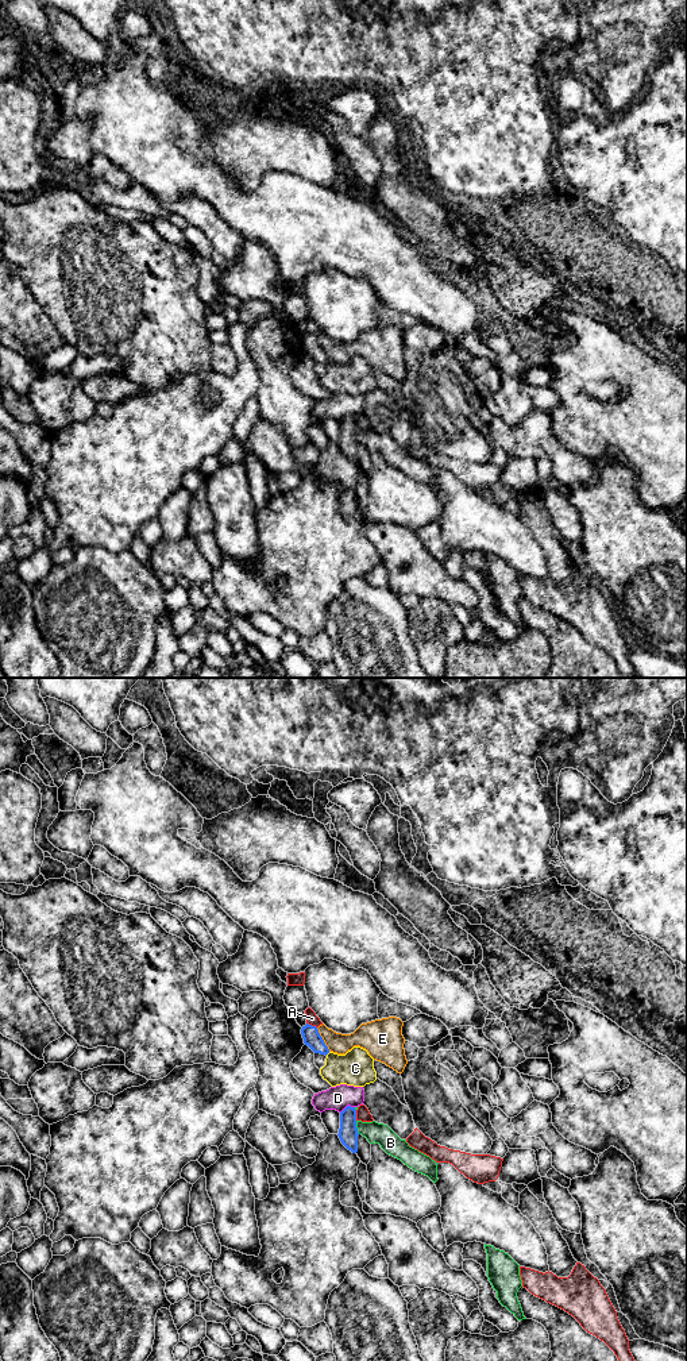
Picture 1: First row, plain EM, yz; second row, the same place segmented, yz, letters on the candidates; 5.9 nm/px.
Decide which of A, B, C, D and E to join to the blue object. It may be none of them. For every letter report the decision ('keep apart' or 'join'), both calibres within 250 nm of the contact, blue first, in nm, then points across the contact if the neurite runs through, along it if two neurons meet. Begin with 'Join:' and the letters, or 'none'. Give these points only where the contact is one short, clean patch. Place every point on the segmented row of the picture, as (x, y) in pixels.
Join: none
A: keep apart; 100 nm thick on the blue side, 70 nm on the other
B: keep apart; 110 nm thick on the blue side, 120 nm on the other
C: keep apart; 100 nm thick on the blue side, 220 nm on the other
D: keep apart; 110 nm thick on the blue side, 150 nm on the other; border along yz (354, 1106), (347, 1106), (340, 1113)
E: keep apart; 100 nm thick on the blue side, 140 nm on the other; border along yz (316, 1028), (330, 1051)

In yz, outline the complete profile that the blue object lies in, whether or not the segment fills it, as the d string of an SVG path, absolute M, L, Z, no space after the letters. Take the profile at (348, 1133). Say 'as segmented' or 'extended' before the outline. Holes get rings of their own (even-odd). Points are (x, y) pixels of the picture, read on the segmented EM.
as segmented | M347 1106L340 1113L340 1129L339 1138L341 1144L352 1153L358 1152L358 1127L356 1127L356 1110L355 1107Z

